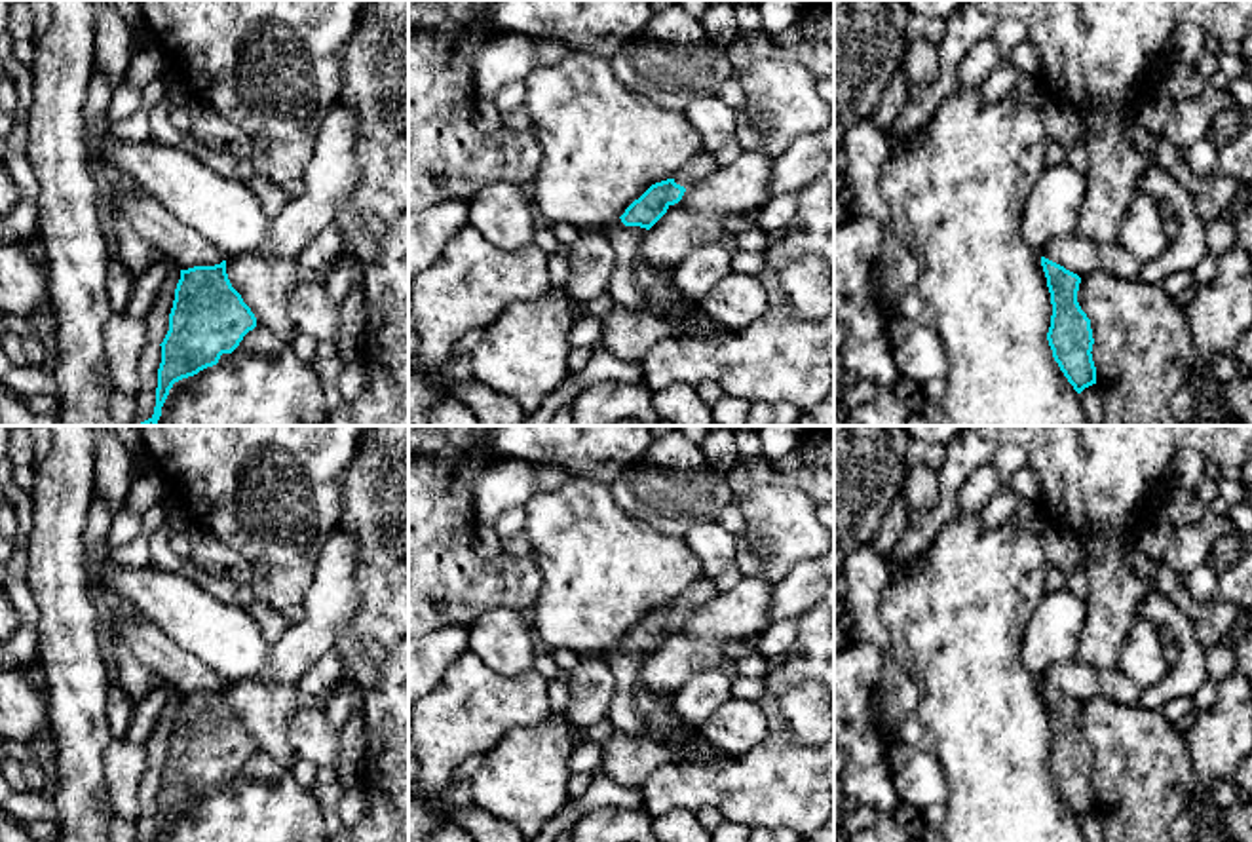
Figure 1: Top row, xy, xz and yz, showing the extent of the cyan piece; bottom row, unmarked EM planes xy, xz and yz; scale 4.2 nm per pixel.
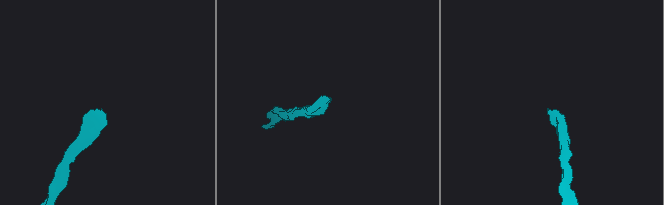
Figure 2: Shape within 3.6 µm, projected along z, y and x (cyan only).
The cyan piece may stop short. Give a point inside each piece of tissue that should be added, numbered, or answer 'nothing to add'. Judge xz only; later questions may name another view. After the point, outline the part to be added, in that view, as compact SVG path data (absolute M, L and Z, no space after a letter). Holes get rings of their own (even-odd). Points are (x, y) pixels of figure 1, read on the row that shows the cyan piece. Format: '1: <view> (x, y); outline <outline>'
1: xz (701, 166); outline M703 150L693 156L673 179L684 188L692 188L711 177L718 169L718 162L712 152Z

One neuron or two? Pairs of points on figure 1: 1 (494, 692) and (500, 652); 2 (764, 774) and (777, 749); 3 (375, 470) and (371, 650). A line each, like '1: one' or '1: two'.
1: two
2: one
3: two

